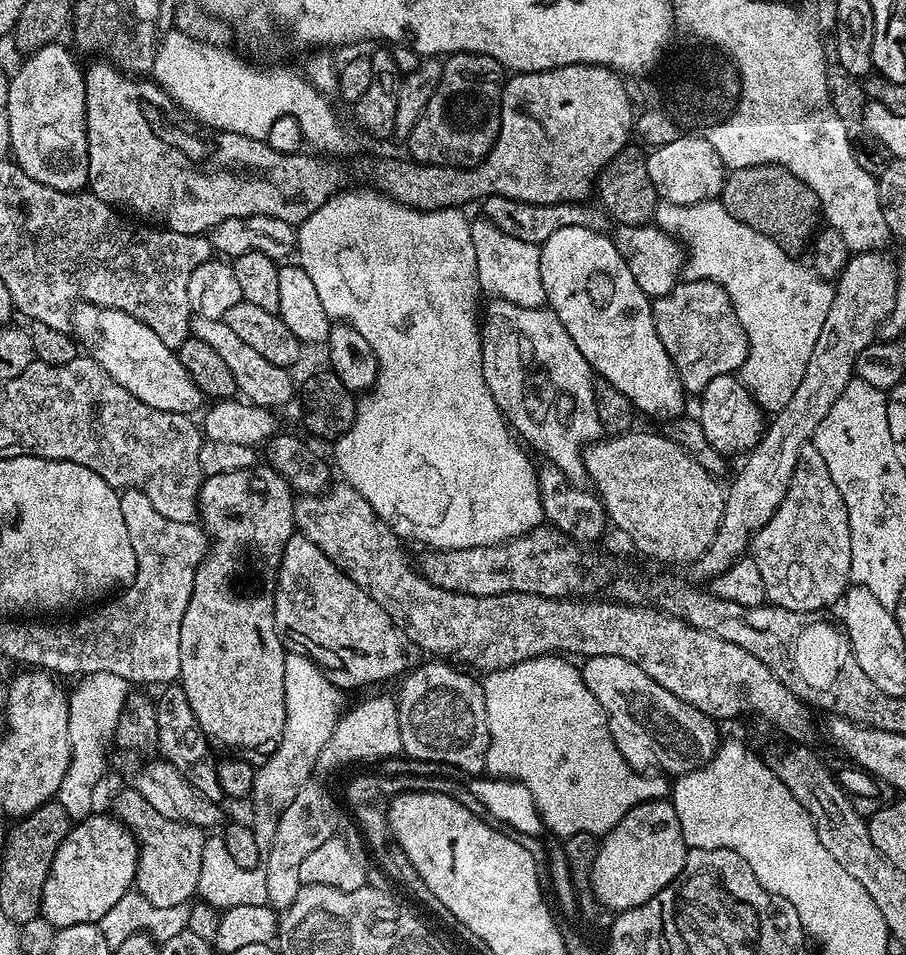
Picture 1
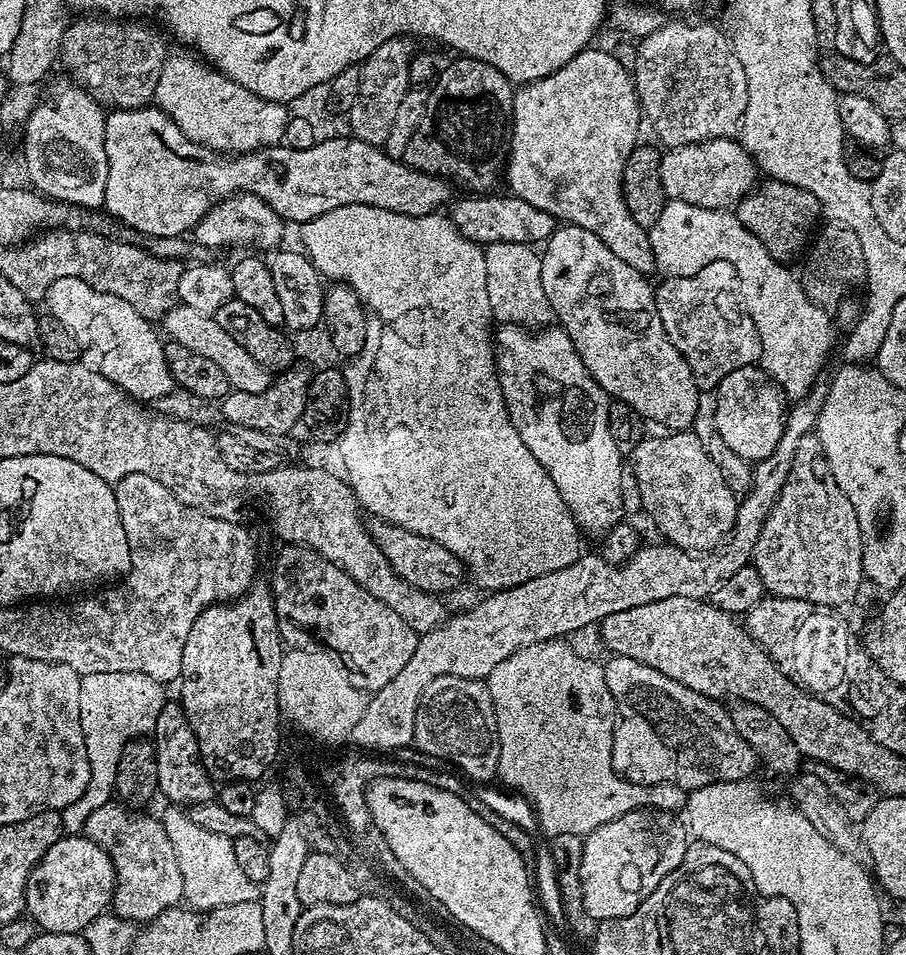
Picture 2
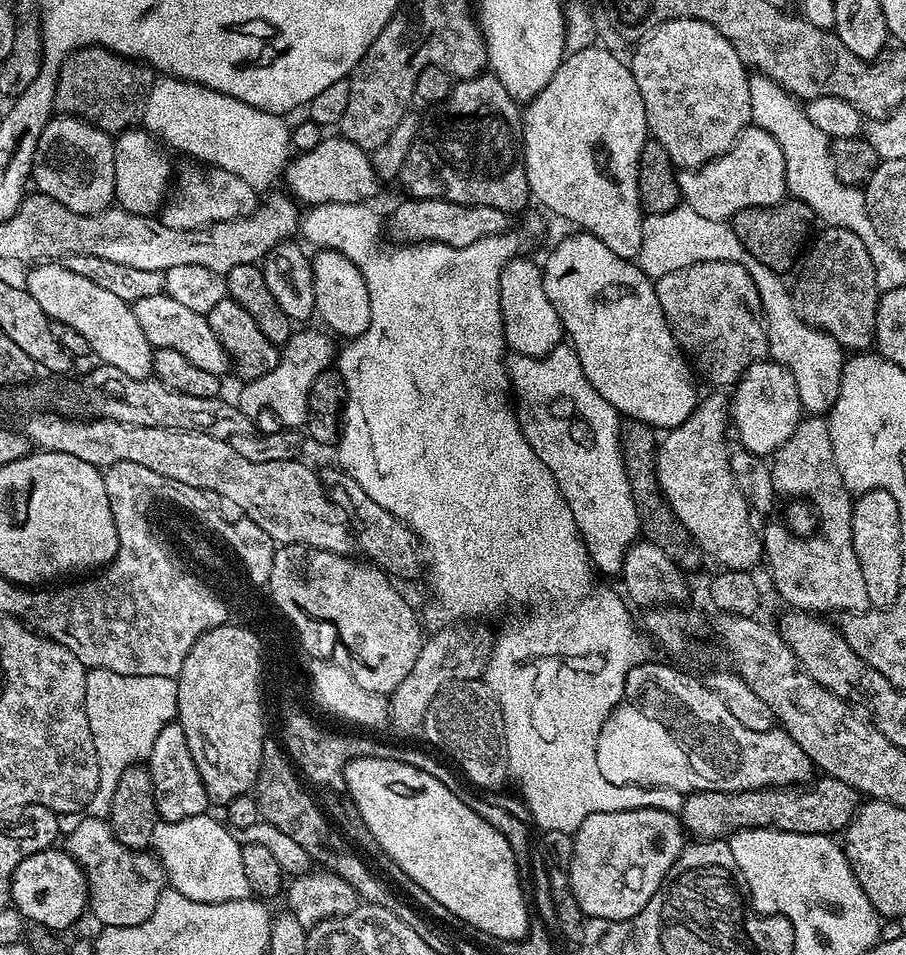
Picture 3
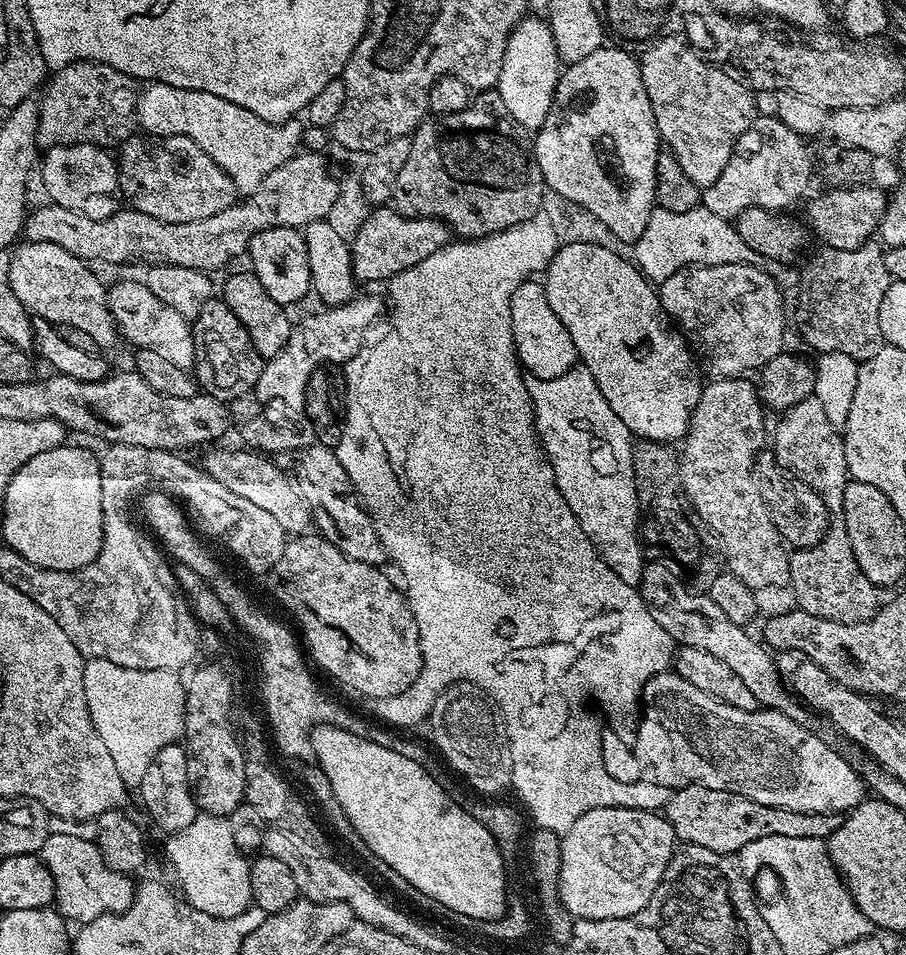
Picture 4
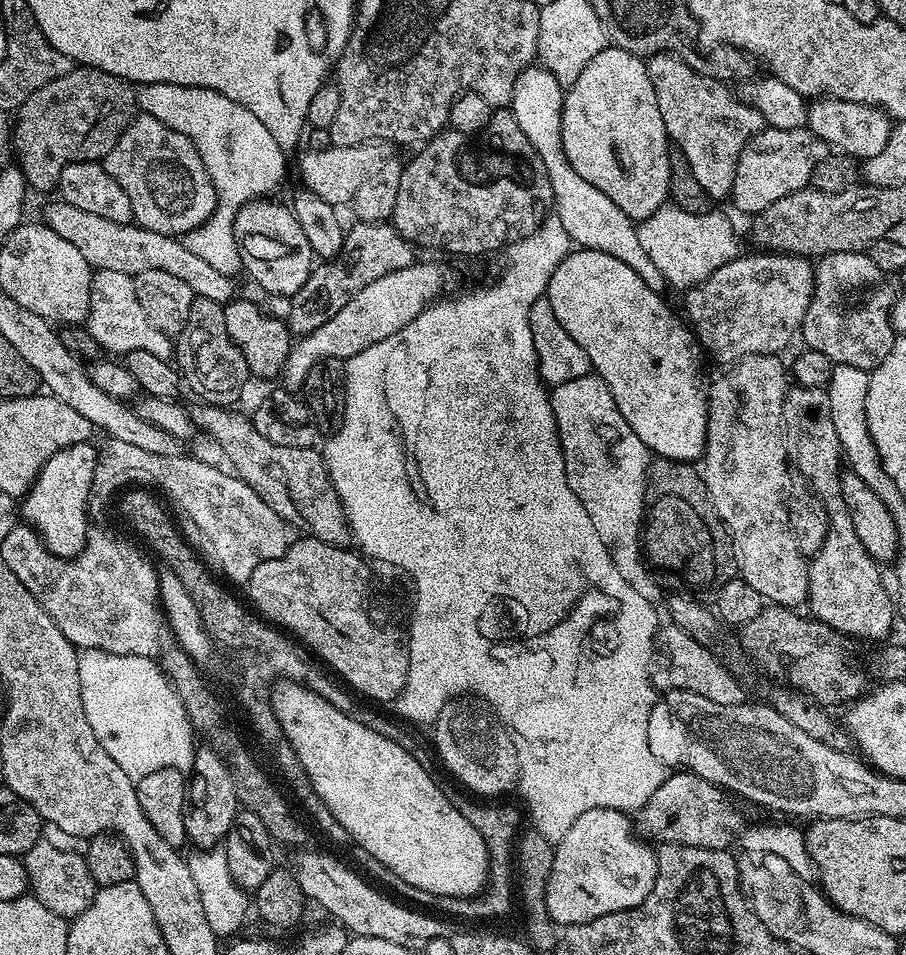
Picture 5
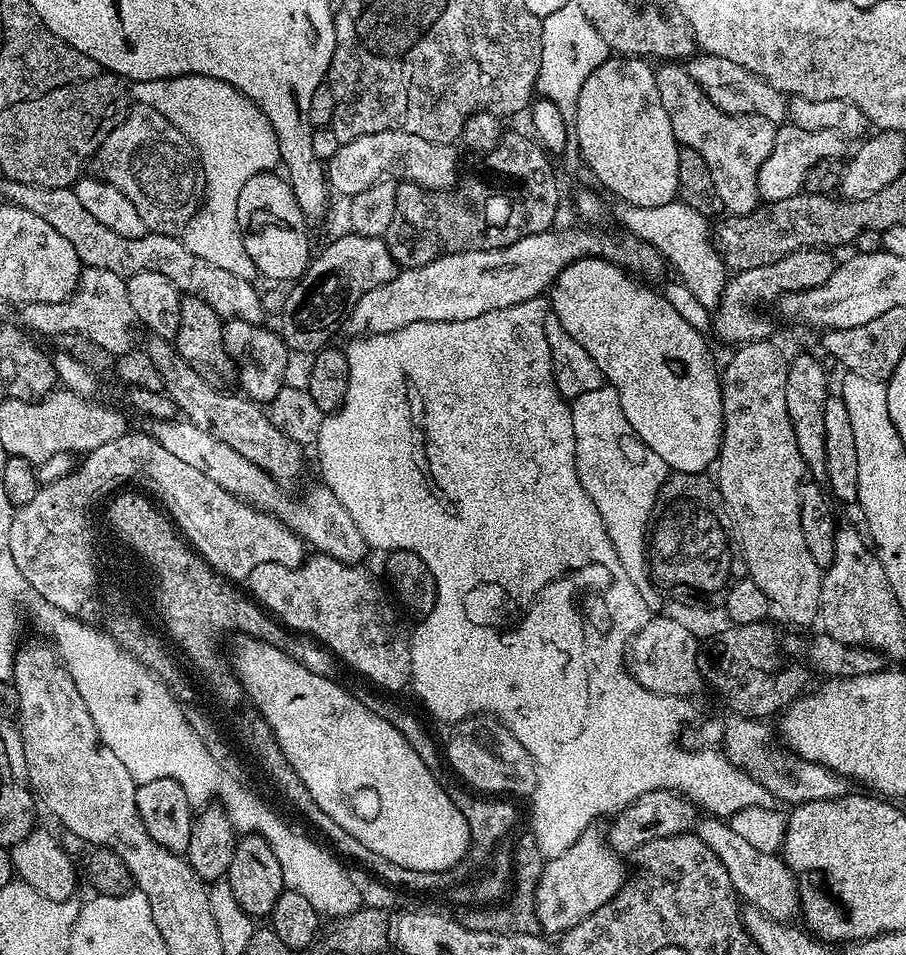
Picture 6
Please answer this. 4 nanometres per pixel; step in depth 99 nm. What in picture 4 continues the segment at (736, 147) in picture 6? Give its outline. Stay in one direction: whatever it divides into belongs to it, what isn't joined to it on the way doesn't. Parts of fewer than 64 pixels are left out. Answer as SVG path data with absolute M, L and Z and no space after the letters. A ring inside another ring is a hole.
M679 35L659 37L645 48L648 49L638 56L642 86L646 86L646 98L650 98L654 122L660 132L661 141L666 145L667 151L672 152L674 158L678 158L678 163L689 176L690 182L694 182L702 190L706 189L718 182L718 174L726 170L726 162L730 162L730 154L738 138L756 119L757 97L743 79L737 78L727 67L705 60L701 53Z

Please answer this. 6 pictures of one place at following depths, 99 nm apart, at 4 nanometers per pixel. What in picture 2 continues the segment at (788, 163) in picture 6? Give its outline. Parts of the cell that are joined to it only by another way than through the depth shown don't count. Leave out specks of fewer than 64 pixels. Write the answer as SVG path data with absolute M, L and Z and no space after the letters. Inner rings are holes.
M723 136L701 144L669 148L660 157L660 177L668 200L690 202L690 206L710 210L735 209L744 196L757 187L758 169L739 139Z

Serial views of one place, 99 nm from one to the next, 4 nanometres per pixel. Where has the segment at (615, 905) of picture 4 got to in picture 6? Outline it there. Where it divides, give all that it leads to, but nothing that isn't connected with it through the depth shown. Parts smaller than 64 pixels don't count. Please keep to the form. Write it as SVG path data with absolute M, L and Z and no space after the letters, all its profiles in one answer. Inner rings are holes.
M596 826L588 828L578 842L566 850L566 854L545 863L536 891L536 913L545 933L569 932L582 922L582 918L590 918L598 906L606 906L606 902L610 902L610 898L614 898L614 894L624 887L626 875L624 864L620 861L623 859L608 845L605 833L598 829Z

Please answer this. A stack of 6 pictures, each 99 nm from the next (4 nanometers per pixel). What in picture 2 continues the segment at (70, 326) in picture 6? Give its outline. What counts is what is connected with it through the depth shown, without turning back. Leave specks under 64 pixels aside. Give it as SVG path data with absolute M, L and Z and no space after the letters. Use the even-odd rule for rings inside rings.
M177 303L176 307L162 318L163 324L162 332L168 340L180 342L182 346L194 350L194 354L200 354L202 358L210 358L210 362L214 362L214 366L218 366L222 370L222 374L226 374L229 389L246 394L258 394L270 387L268 369L255 361L242 346L238 346L238 342L234 342L234 338L230 338L230 334L226 334L226 330L222 330L222 326L218 326L215 316L198 314L194 310L190 310L190 306Z

